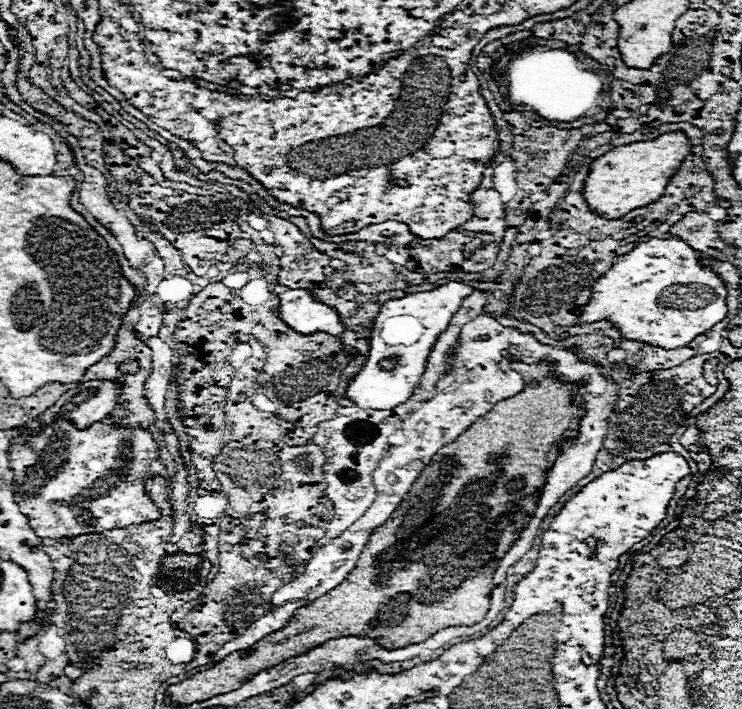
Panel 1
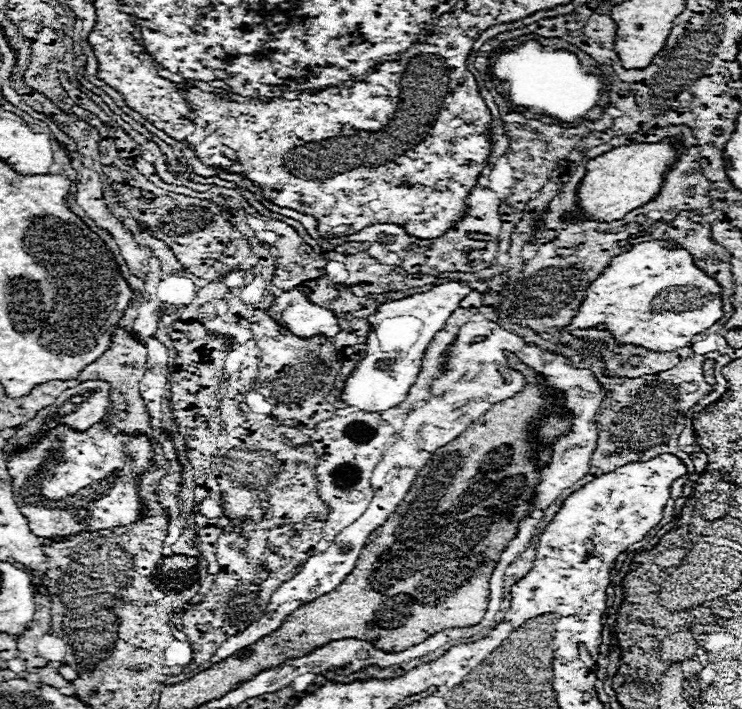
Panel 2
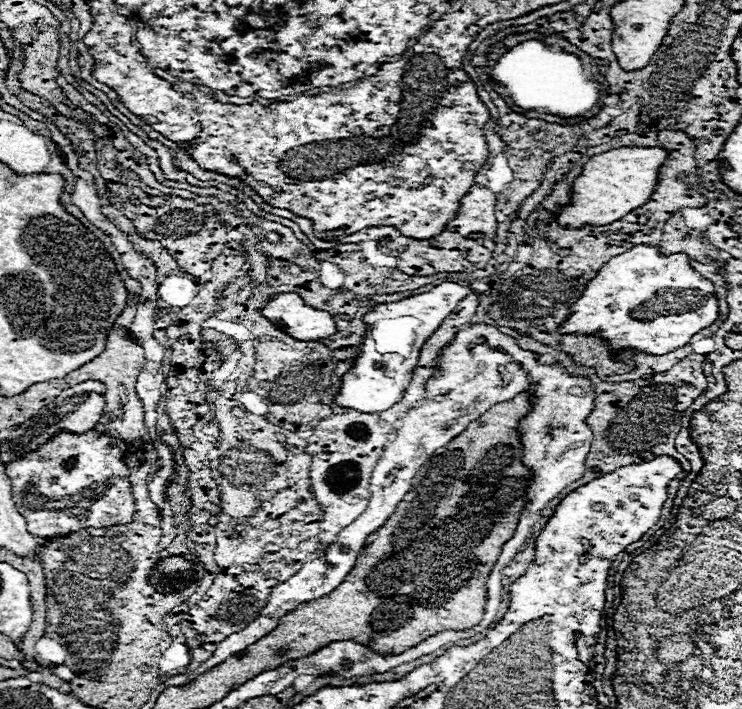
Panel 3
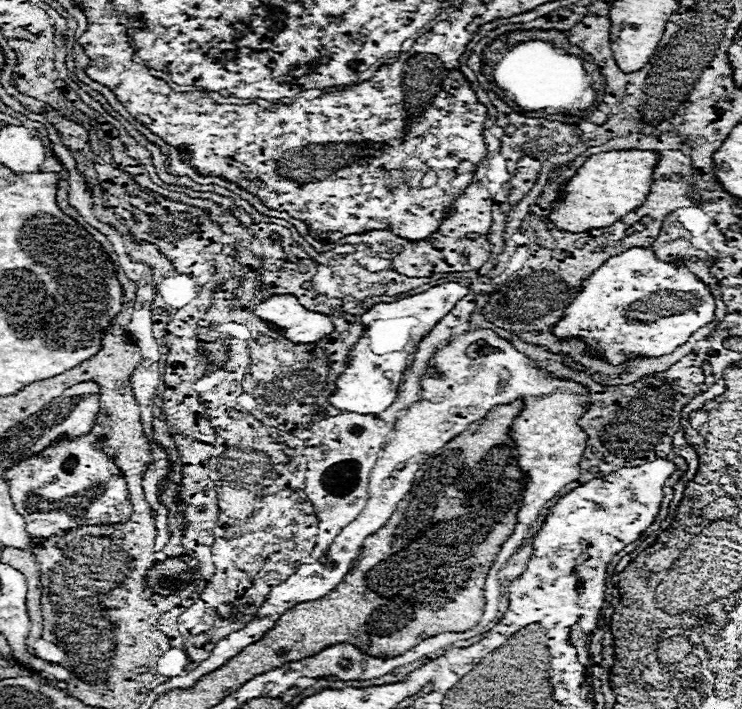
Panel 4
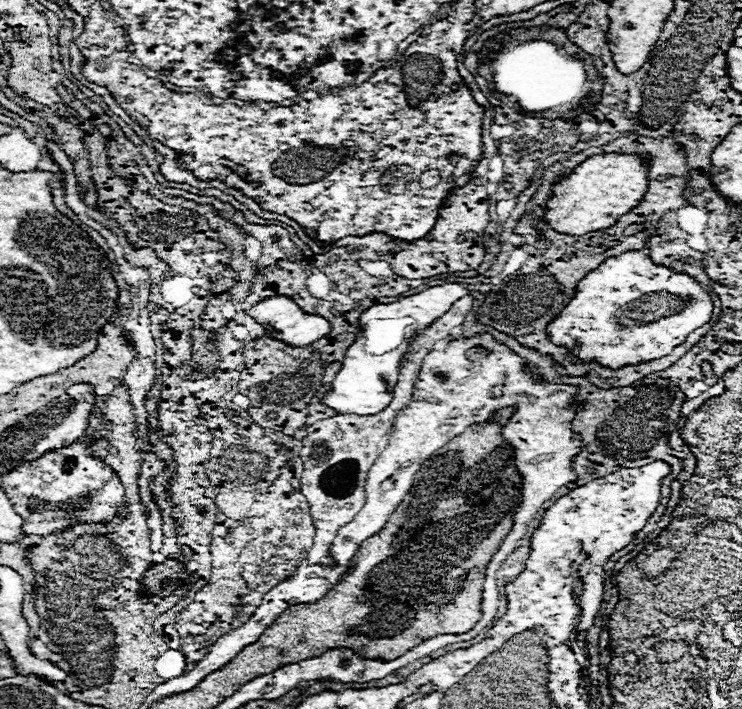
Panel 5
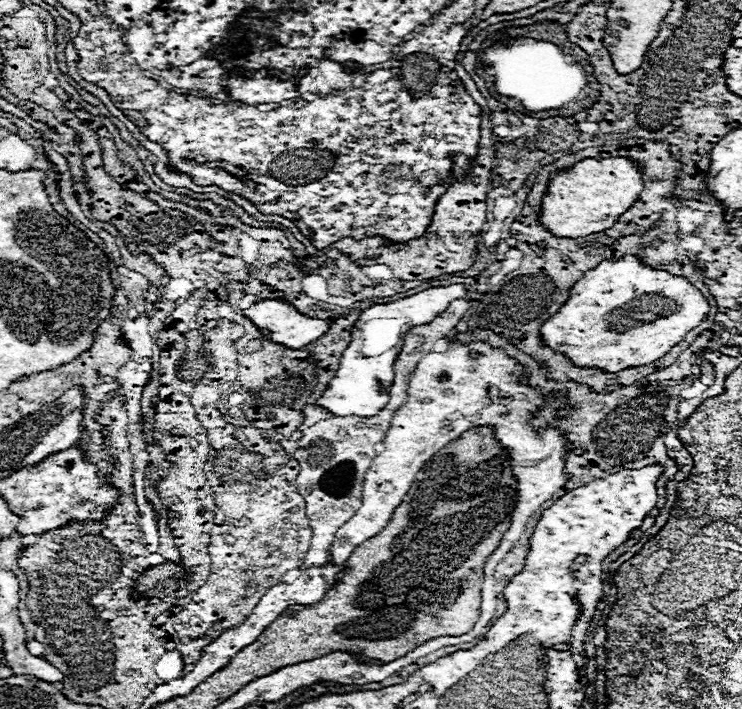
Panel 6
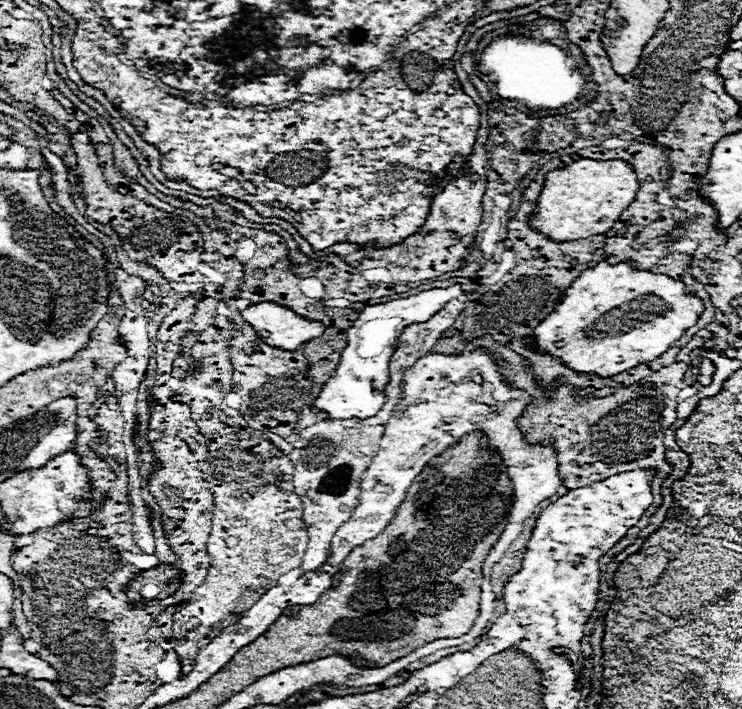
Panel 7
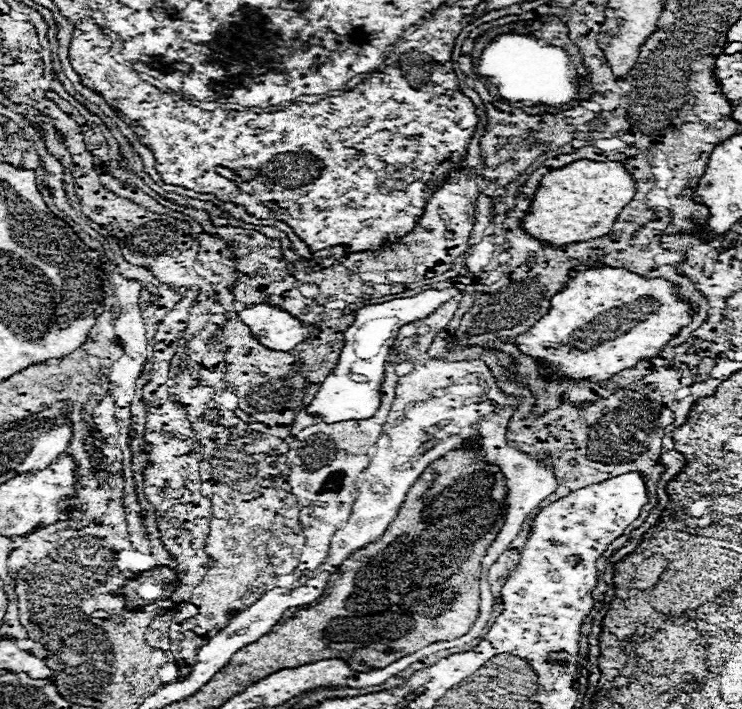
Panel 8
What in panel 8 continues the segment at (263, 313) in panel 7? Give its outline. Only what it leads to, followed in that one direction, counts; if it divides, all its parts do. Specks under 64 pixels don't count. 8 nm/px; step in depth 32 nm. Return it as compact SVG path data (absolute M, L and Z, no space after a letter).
M254 304L238 312L238 316L244 324L250 326L256 340L270 350L290 352L308 336L320 334L318 326L304 324L290 312L272 304Z

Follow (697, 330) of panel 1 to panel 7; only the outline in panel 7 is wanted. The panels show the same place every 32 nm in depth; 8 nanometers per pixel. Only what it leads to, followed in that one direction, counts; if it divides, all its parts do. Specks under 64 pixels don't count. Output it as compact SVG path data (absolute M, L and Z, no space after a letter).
M600 262L596 268L582 272L580 278L574 280L574 284L566 290L564 300L558 302L556 310L548 314L534 332L538 348L560 356L572 370L612 376L638 364L658 360L676 340L684 336L690 326L698 322L702 312L702 298L688 294L682 280L668 278L666 274L652 274L648 270L636 270L632 268L632 262L620 262L614 266Z

